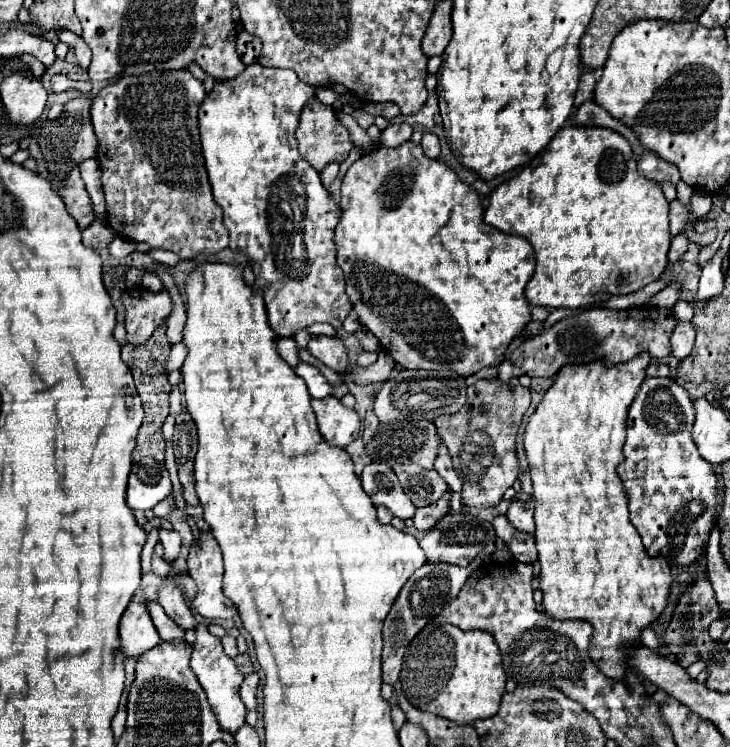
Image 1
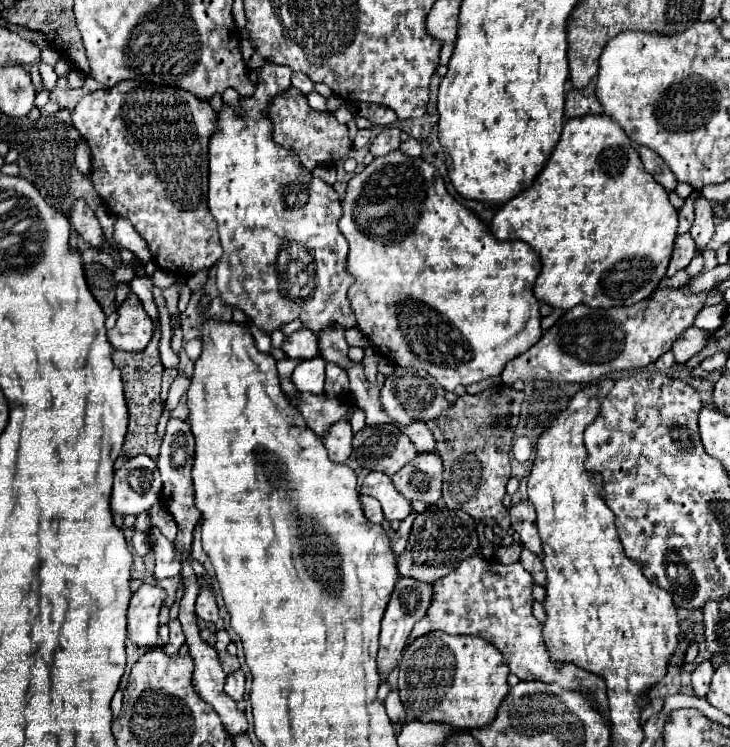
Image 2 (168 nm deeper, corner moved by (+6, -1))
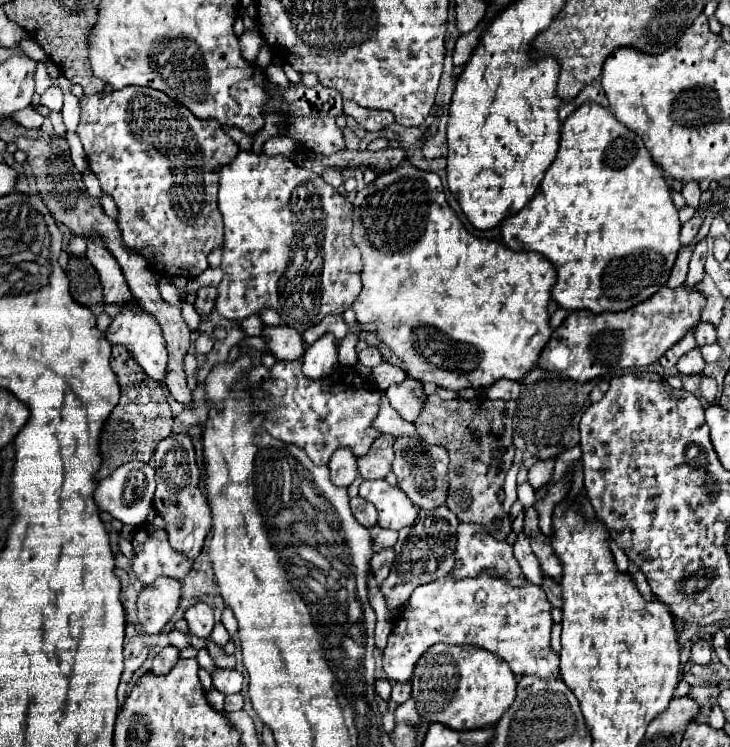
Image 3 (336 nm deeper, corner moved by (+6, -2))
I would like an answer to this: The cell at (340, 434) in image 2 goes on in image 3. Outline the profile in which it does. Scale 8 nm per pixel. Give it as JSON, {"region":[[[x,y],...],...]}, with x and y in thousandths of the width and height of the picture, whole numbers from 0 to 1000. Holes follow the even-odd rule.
{"region":[[[464,598],[453,614],[451,614],[451,628],[453,628],[453,644],[470,652],[478,652],[484,641],[489,639],[489,612],[475,604],[475,598]]]}

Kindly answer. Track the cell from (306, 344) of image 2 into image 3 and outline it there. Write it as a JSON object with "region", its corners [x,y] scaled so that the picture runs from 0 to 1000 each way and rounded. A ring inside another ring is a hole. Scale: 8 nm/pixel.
{"region":[[[382,435],[382,438],[363,438],[360,446],[366,451],[366,465],[377,475],[377,481],[401,483],[418,475],[418,456],[412,454],[412,446],[407,440]]]}

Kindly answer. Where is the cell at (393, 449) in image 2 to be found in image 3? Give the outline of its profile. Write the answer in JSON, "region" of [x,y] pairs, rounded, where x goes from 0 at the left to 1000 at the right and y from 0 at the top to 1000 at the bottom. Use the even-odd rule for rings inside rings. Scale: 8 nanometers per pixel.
{"region":[[[519,582],[508,593],[505,604],[489,614],[492,633],[497,641],[527,641],[527,636],[536,633],[538,593],[541,593],[541,585]]]}

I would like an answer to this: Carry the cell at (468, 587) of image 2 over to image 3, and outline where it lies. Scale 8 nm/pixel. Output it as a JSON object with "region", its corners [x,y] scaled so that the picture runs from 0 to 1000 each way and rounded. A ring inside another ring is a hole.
{"region":[[[659,764],[653,772],[621,775],[612,770],[607,775],[582,780],[563,794],[563,802],[555,810],[555,818],[538,829],[538,842],[525,871],[525,896],[533,912],[560,912],[566,904],[568,885],[596,861],[623,861],[623,863],[653,863],[667,869],[697,888],[705,904],[736,904],[741,909],[763,906],[766,877],[755,866],[755,807],[749,805],[747,791],[719,775],[714,786],[703,786],[695,775],[675,770],[673,764]]]}

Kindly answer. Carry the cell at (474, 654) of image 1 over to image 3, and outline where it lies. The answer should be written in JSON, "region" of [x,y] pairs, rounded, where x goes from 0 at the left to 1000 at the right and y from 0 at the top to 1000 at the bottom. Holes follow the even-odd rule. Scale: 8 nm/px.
{"region":[[[599,861],[588,866],[588,871],[582,871],[582,877],[577,877],[577,882],[571,885],[563,917],[566,917],[563,936],[568,938],[568,949],[585,971],[607,968],[626,979],[642,979],[642,976],[675,973],[686,963],[686,957],[692,957],[692,952],[700,946],[705,936],[708,912],[692,885],[686,885],[681,877],[670,877],[670,871],[659,871],[659,866]]]}

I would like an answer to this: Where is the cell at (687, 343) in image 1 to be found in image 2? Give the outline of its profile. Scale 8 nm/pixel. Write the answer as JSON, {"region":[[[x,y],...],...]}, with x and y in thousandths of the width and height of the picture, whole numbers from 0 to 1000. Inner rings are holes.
{"region":[[[958,439],[938,442],[938,447],[930,452],[930,458],[922,461],[922,471],[925,471],[927,487],[938,487],[949,477],[955,477],[968,463],[968,452],[966,450],[968,447],[963,442],[958,442]]]}

